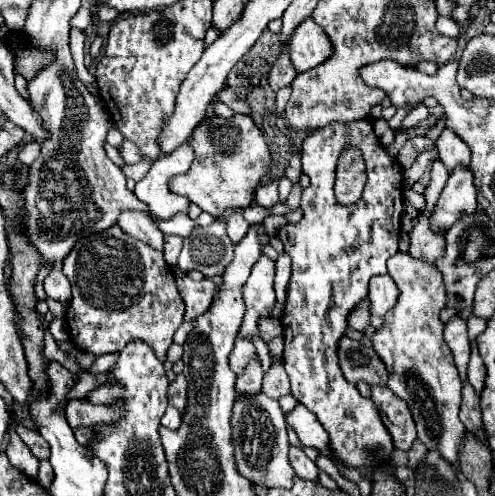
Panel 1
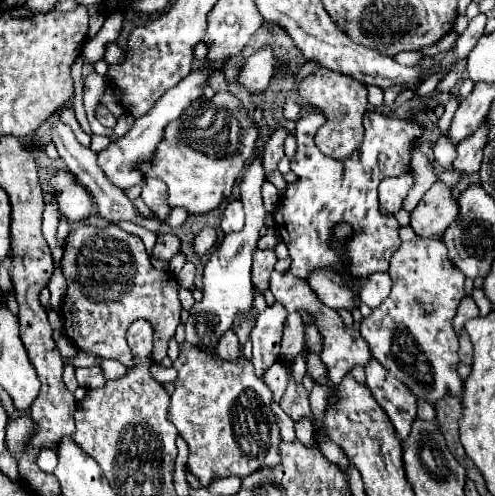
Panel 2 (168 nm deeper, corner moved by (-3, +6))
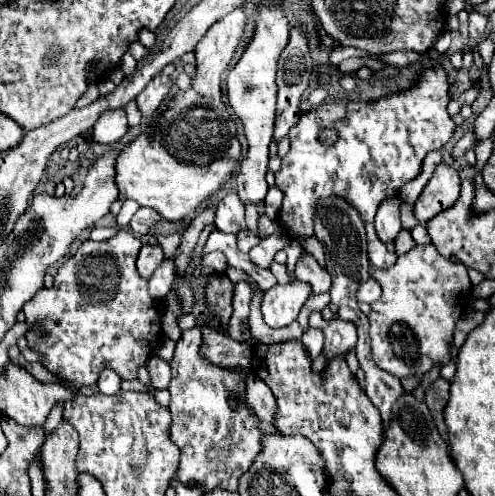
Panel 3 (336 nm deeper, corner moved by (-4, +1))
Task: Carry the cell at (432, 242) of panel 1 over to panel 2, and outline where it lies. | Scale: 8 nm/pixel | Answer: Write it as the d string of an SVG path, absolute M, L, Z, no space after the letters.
M435 182L421 202L411 212L411 228L417 236L435 236L443 234L447 226L457 218L459 202L451 194L451 188L443 182Z

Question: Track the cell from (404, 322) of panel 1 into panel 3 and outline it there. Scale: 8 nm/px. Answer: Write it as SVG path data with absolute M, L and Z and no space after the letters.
M416 245L404 255L398 255L396 265L384 271L370 269L370 275L382 285L382 297L372 303L372 311L368 315L370 321L370 339L372 339L372 357L376 365L398 379L404 377L424 377L434 365L444 367L452 361L452 333L456 321L466 309L470 297L470 279L466 265L456 265L444 259L434 245Z

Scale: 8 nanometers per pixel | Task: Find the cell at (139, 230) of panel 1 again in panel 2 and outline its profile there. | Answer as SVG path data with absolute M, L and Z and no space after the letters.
M59 122L59 124L51 130L51 140L53 140L53 144L57 146L59 156L65 160L67 168L69 168L69 170L77 176L77 180L93 194L93 198L95 198L95 202L97 202L97 208L99 208L99 216L103 216L103 218L107 218L107 220L113 220L113 222L117 222L117 220L131 220L131 222L135 222L135 224L139 224L139 226L143 226L143 228L147 228L147 230L151 230L151 232L159 232L159 230L161 230L161 222L159 222L157 218L147 218L147 220L145 220L145 218L141 218L141 216L135 212L133 202L123 194L123 190L119 190L117 186L113 186L113 184L109 182L109 178L103 174L103 170L97 166L97 154L91 152L89 148L81 146L69 126L65 126L63 122Z

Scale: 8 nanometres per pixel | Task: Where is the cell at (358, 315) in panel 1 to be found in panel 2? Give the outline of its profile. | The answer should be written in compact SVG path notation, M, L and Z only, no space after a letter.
M315 270L311 278L307 278L307 284L319 294L319 300L325 306L331 306L333 310L353 310L357 308L353 300L353 292L341 284L339 274L331 274L331 270Z

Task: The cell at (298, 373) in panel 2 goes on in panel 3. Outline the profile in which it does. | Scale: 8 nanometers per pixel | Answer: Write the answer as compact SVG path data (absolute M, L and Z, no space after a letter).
M308 329L304 335L302 335L302 343L310 355L310 359L314 361L320 353L322 353L322 345L324 345L324 335L320 329Z

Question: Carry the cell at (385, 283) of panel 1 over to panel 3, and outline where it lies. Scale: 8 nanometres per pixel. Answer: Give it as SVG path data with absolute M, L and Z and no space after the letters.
M368 279L366 283L362 283L360 285L360 289L358 289L358 293L356 293L356 299L358 301L364 301L364 303L374 303L374 301L378 301L382 297L382 287L380 287L380 283L376 281L376 279Z

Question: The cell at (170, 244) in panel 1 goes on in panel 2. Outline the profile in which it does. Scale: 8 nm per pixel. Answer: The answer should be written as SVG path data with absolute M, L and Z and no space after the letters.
M171 232L157 234L153 256L163 258L163 260L171 260L179 252L179 246L181 246L181 242L179 242L179 238L175 234L171 234Z

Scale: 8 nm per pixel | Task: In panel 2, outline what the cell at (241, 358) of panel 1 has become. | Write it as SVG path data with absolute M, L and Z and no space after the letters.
M227 330L227 334L223 334L215 346L217 356L223 360L235 360L239 354L239 340L235 336L233 330Z

